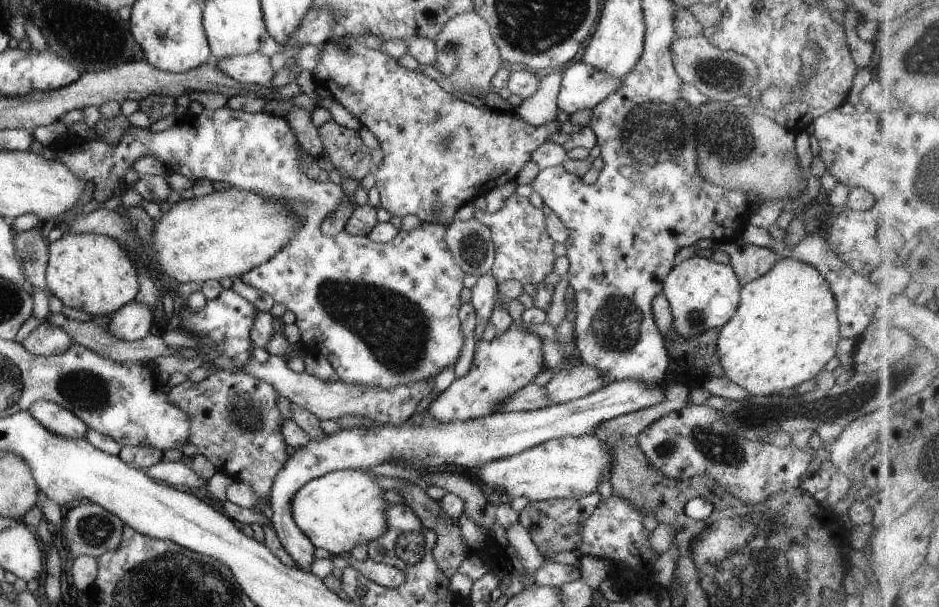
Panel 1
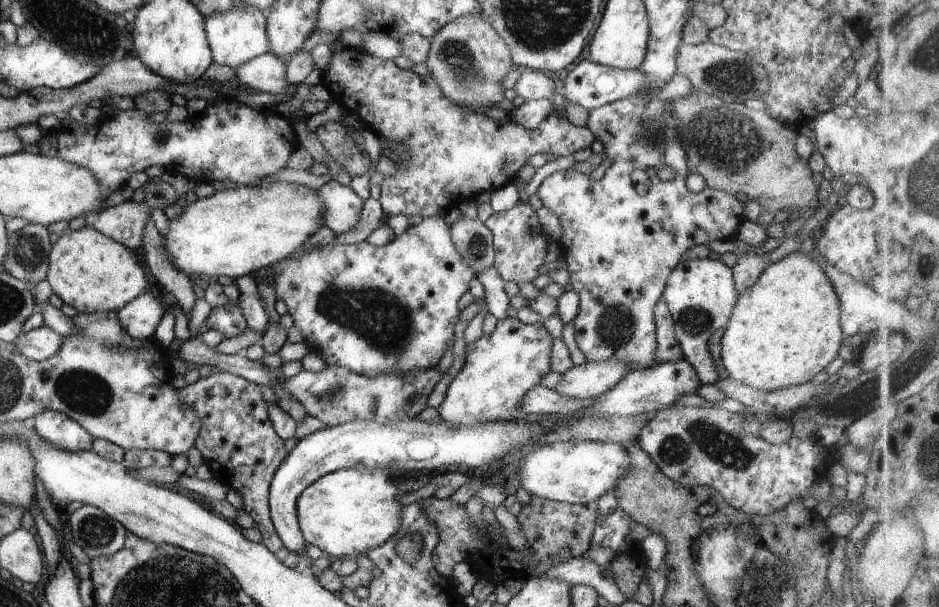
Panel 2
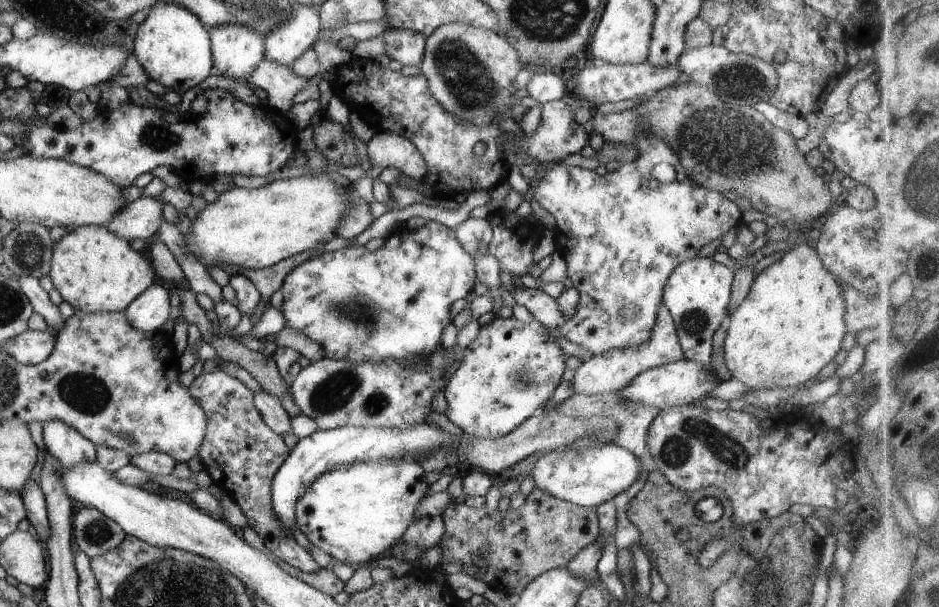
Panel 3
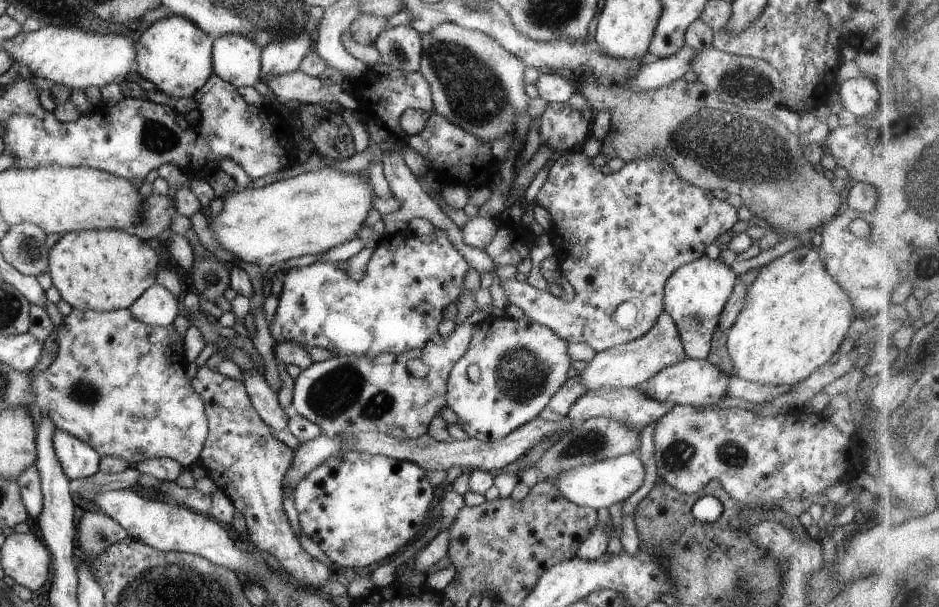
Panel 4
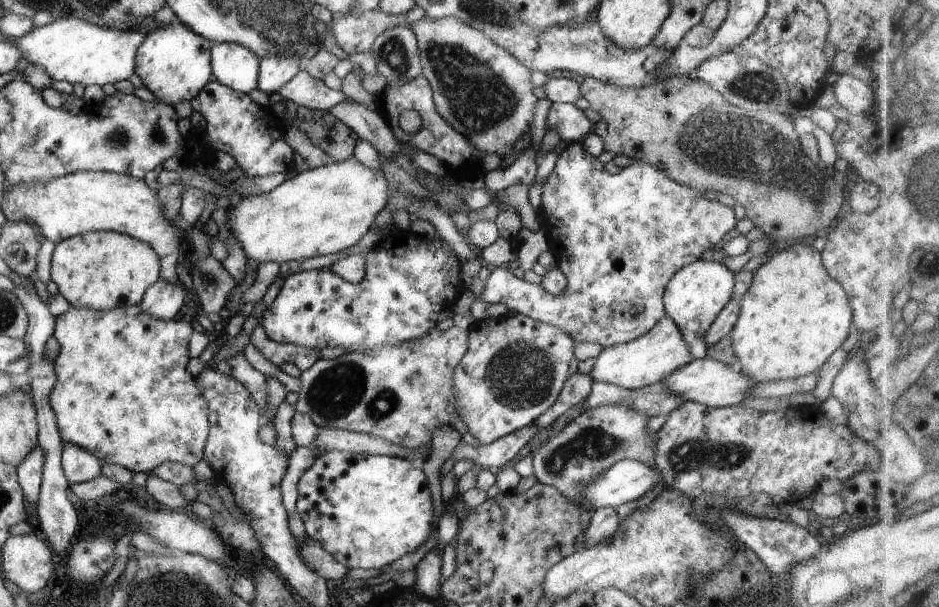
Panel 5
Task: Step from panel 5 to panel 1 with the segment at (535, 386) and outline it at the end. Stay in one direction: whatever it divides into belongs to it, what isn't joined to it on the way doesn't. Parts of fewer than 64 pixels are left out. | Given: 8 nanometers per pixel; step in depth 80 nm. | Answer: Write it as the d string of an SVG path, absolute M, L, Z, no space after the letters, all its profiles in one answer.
M513 321L504 333L492 341L476 343L474 360L468 374L456 378L447 390L440 393L426 410L428 418L442 423L475 420L497 413L497 409L517 391L534 382L537 374L546 370L543 343L532 327Z

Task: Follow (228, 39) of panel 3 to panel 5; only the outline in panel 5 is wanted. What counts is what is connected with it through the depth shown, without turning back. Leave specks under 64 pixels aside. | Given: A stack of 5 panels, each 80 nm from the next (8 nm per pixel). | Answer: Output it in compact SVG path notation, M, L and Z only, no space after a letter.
M213 43L212 78L221 85L248 95L257 88L260 58L244 45Z

